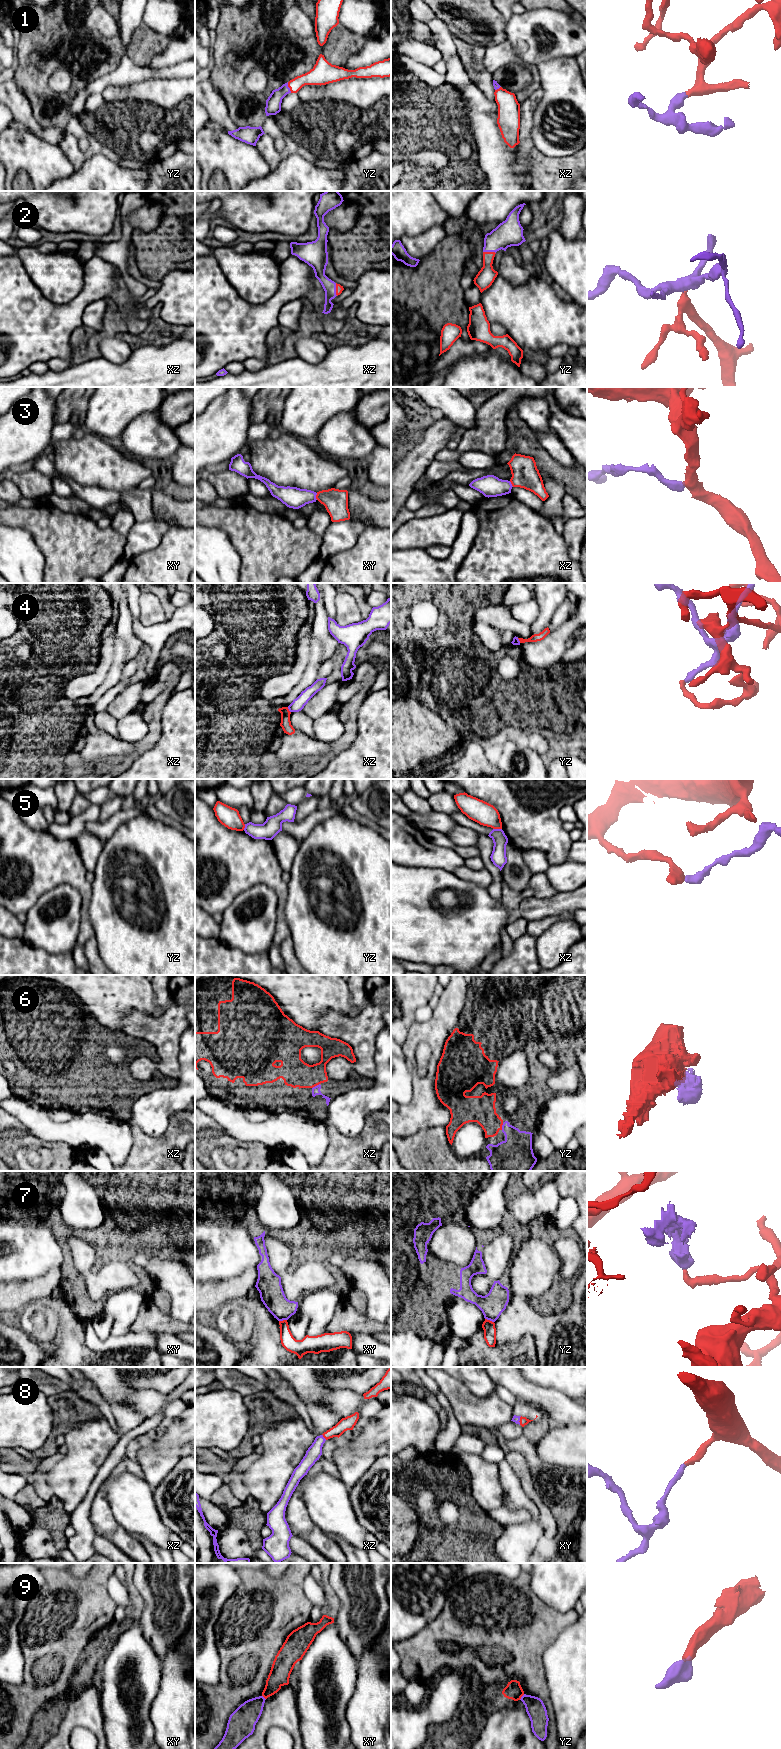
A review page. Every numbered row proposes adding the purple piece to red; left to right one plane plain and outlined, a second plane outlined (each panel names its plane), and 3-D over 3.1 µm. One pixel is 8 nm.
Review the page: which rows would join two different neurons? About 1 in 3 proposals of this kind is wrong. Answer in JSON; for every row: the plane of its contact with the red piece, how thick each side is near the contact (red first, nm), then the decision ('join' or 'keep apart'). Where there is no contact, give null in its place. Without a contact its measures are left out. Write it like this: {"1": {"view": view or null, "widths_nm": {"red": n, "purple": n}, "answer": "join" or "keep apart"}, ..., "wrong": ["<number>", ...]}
{"1": {"view": "yz", "widths_nm": {"red": 140, "purple": 130}, "answer": "join"}, "2": {"view": "xz", "widths_nm": {"red": 60, "purple": 120}, "answer": "join"}, "3": {"view": "xy", "widths_nm": {"red": 190, "purple": 170}, "answer": "keep apart"}, "4": {"view": "xz", "widths_nm": {"red": 80, "purple": 100}, "answer": "keep apart"}, "5": {"view": "xz", "widths_nm": {"red": 180, "purple": 120}, "answer": "keep apart"}, "6": {"view": "xz", "widths_nm": {"red": 220, "purple": 60}, "answer": "join"}, "7": {"view": "yz", "widths_nm": {"red": 100, "purple": 190}, "answer": "keep apart"}, "8": {"view": "xz", "widths_nm": {"red": 110, "purple": 120}, "answer": "join"}, "9": {"view": "yz", "widths_nm": {"red": 140, "purple": 160}, "answer": "join"}, "wrong": ["3", "4", "5", "7"]}

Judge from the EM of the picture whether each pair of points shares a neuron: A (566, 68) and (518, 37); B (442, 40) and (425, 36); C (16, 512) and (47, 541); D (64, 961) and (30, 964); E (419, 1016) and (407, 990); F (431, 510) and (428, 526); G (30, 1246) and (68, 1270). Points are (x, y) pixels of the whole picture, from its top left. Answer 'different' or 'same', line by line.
A: different
B: different
C: same
D: same
E: different
F: different
G: different

